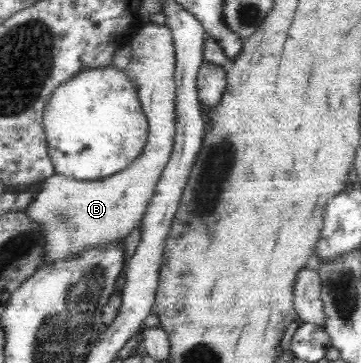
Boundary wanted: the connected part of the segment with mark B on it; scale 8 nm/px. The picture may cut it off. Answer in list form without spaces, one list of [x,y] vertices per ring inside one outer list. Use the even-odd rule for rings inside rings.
[[[149,22],[139,25],[129,42],[130,62],[125,74],[131,80],[147,119],[147,140],[141,154],[122,172],[98,180],[77,181],[55,174],[37,186],[28,216],[37,223],[44,236],[44,256],[36,270],[46,263],[75,258],[87,250],[123,243],[131,232],[139,229],[155,188],[167,166],[174,147],[176,132],[174,38],[166,25]]]

